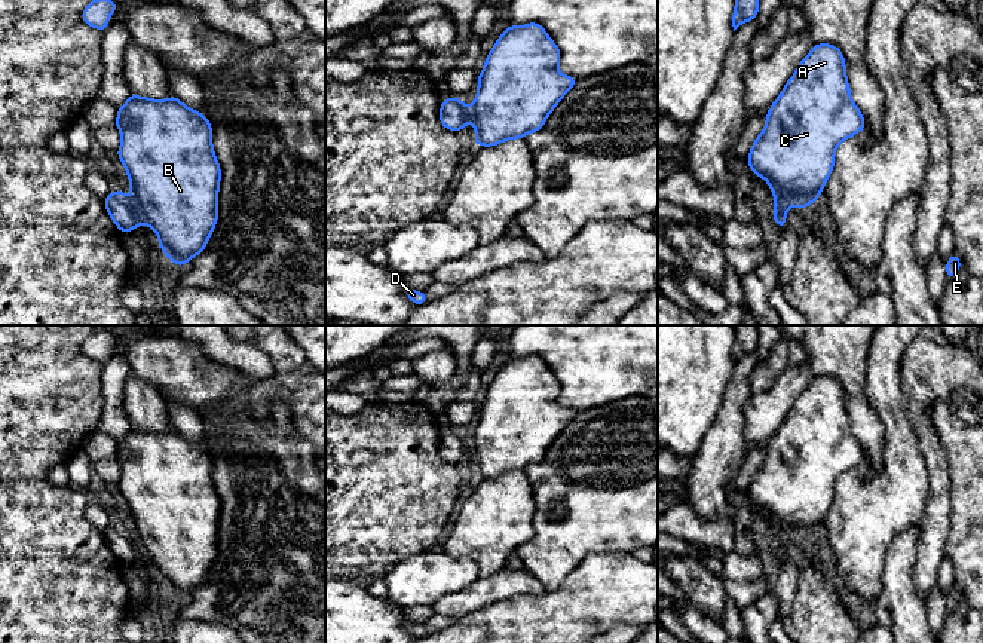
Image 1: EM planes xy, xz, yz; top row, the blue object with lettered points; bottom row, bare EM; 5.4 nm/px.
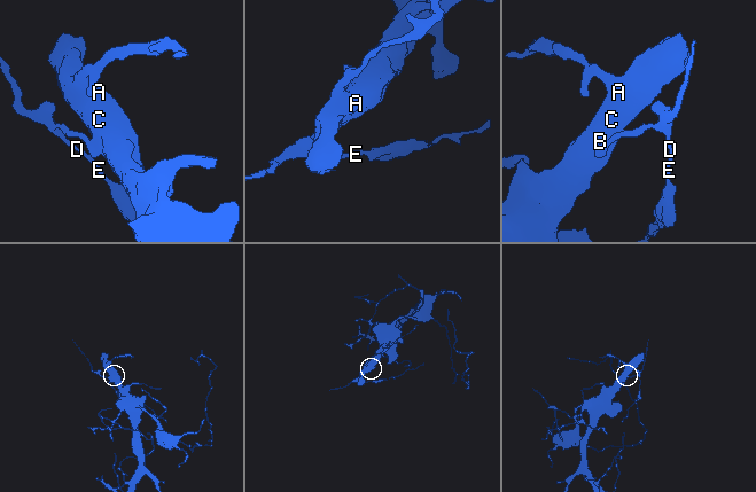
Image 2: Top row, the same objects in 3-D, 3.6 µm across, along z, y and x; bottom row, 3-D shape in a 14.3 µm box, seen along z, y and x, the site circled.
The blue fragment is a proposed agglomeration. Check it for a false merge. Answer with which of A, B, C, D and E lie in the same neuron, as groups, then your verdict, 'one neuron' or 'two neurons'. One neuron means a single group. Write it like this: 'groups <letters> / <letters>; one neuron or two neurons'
groups A B C / D E; two neurons

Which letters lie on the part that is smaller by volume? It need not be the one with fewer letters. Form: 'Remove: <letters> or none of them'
Remove: D, E

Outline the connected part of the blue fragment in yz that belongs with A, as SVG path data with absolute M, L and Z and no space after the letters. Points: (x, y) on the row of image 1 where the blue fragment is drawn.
M817 43L768 110L765 128L748 153L747 168L768 181L775 198L774 212L793 206L806 209L820 198L833 171L836 147L864 128L864 117L851 98L842 50Z

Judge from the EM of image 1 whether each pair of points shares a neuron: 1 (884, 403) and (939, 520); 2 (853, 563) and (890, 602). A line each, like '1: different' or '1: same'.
1: different
2: different

